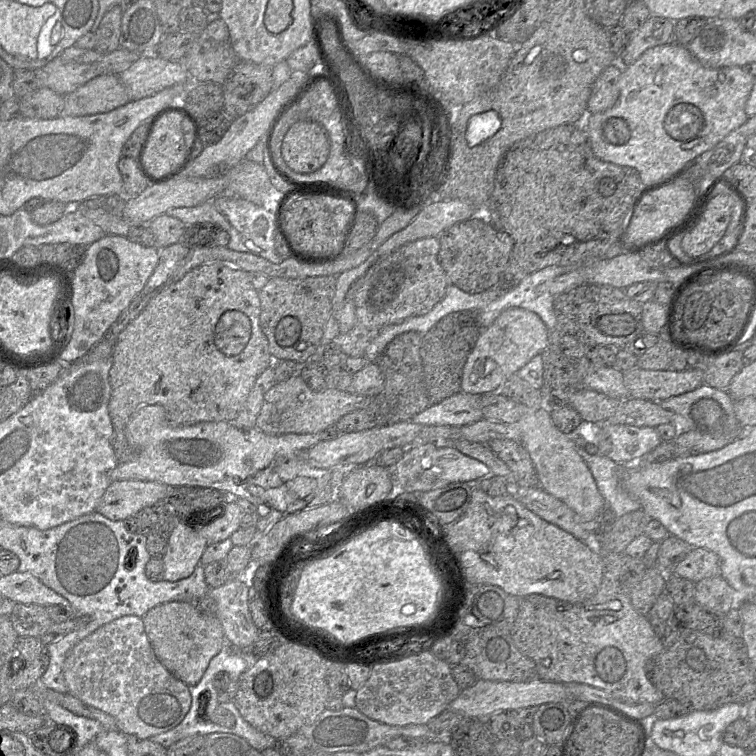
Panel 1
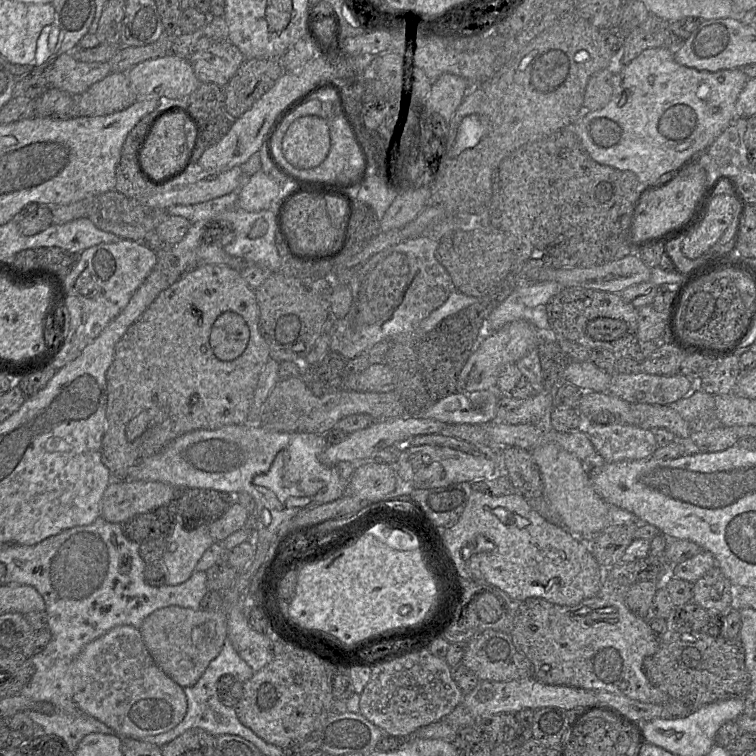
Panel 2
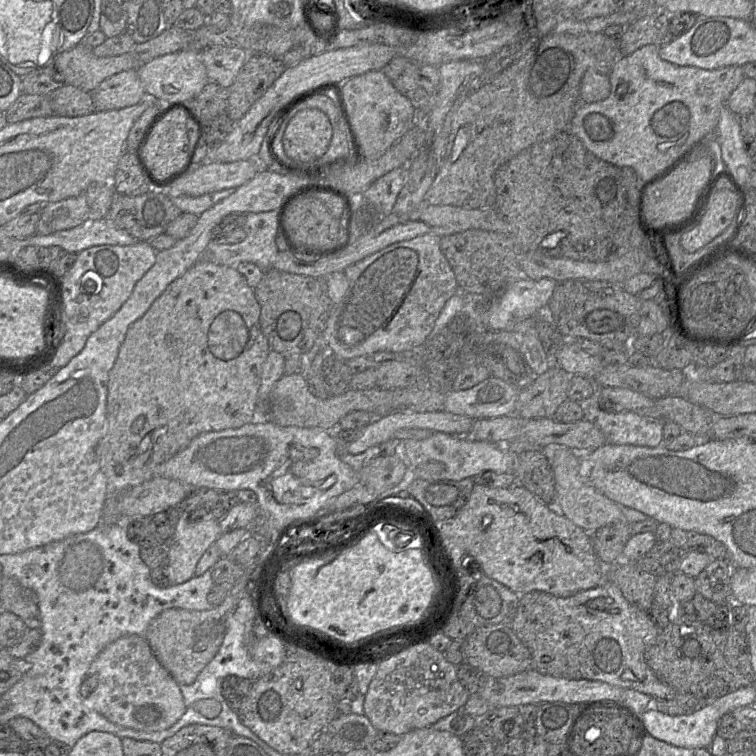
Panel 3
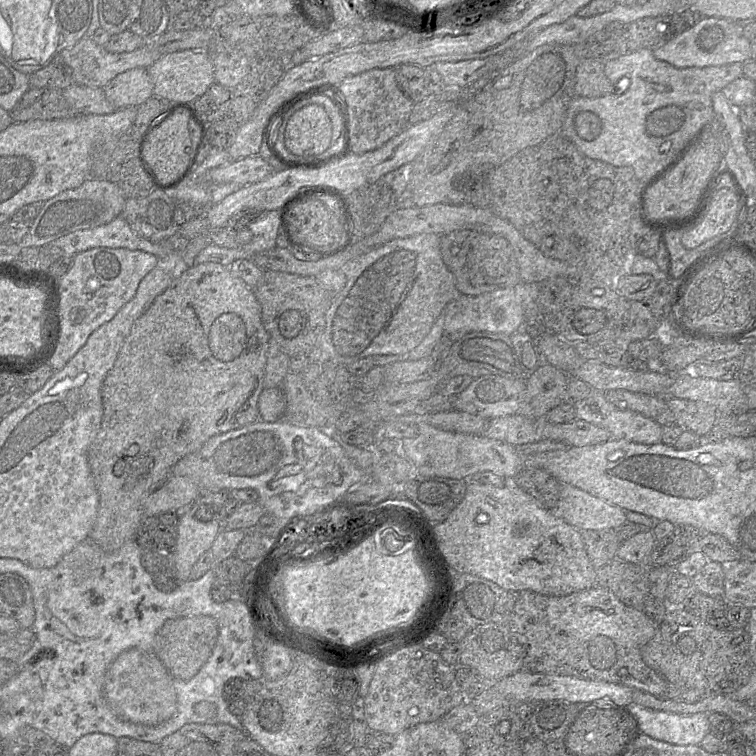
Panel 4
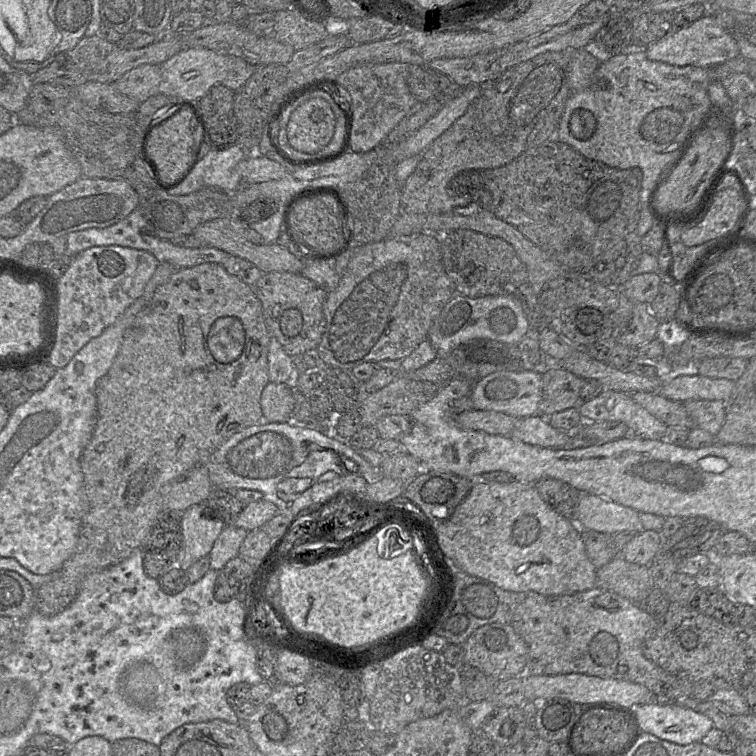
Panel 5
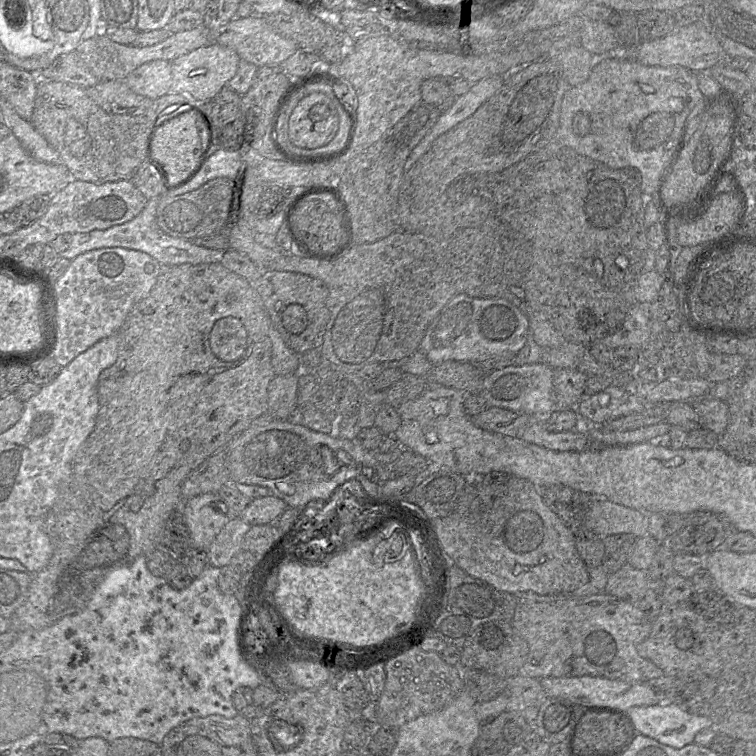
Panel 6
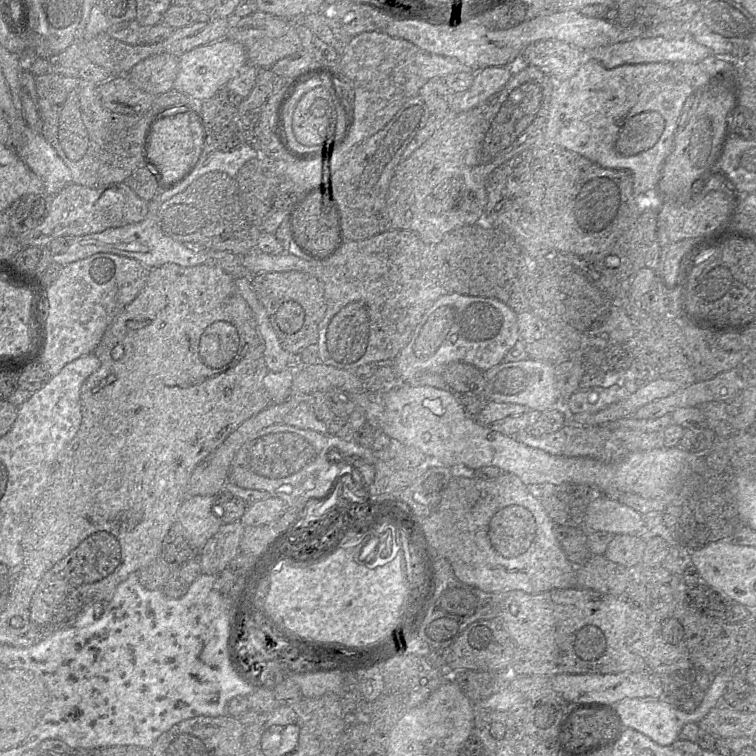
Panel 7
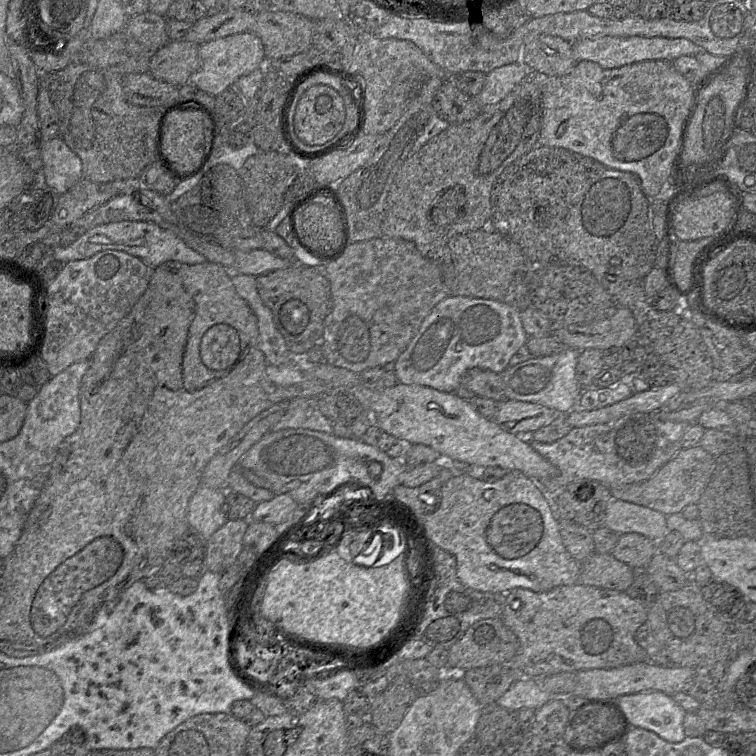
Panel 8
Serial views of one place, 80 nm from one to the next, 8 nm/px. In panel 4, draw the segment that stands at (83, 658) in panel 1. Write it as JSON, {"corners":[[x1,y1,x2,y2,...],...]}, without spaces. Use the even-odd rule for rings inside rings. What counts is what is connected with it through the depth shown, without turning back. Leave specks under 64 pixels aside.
{"corners":[[131,648,122,652,109,667,104,693,114,712,136,724,159,725,170,719,177,710,177,695,173,677,154,652]]}

